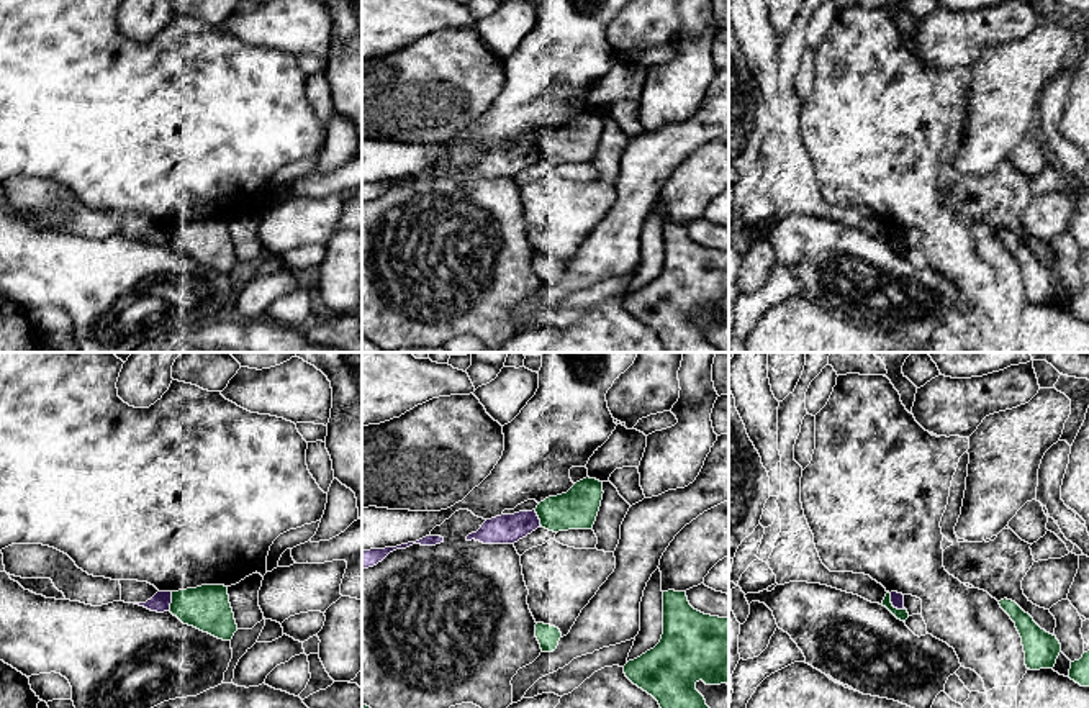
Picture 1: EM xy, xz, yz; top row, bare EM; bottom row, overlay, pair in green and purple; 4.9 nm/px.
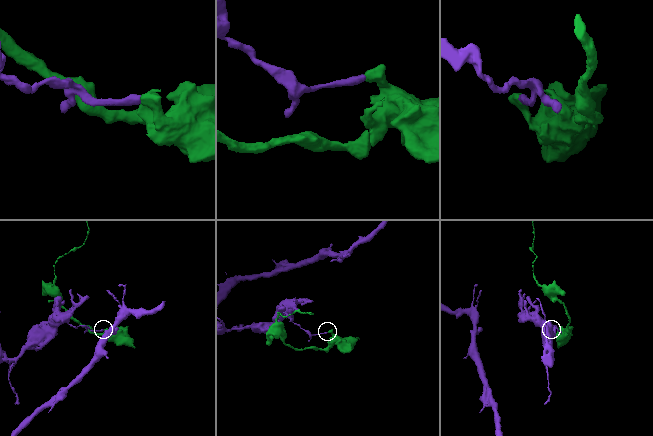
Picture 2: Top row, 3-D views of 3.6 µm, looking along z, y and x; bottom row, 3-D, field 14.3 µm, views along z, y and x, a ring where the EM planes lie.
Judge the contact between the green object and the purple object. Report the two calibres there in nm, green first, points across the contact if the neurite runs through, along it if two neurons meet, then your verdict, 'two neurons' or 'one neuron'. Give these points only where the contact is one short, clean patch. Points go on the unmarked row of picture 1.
60 nm thick on the green side, 60 nm on the other; two neurons

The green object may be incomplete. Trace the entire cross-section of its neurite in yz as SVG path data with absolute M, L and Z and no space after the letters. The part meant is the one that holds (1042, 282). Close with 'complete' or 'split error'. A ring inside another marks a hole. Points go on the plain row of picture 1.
M1004 231L999 238L1015 256L1022 270L1027 302L1053 302L1061 285L1061 277L1056 269L1042 262L1015 234Z; complete

